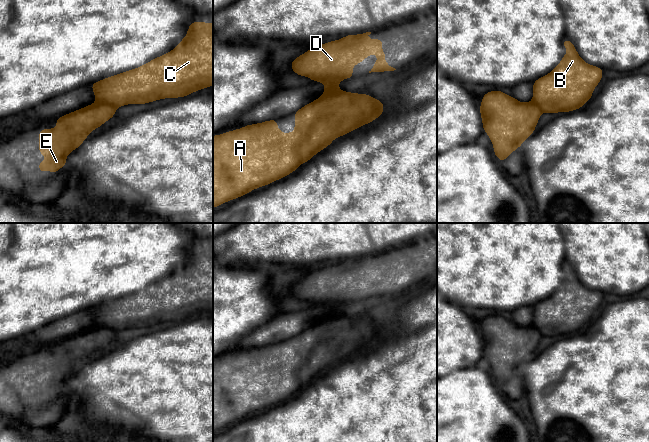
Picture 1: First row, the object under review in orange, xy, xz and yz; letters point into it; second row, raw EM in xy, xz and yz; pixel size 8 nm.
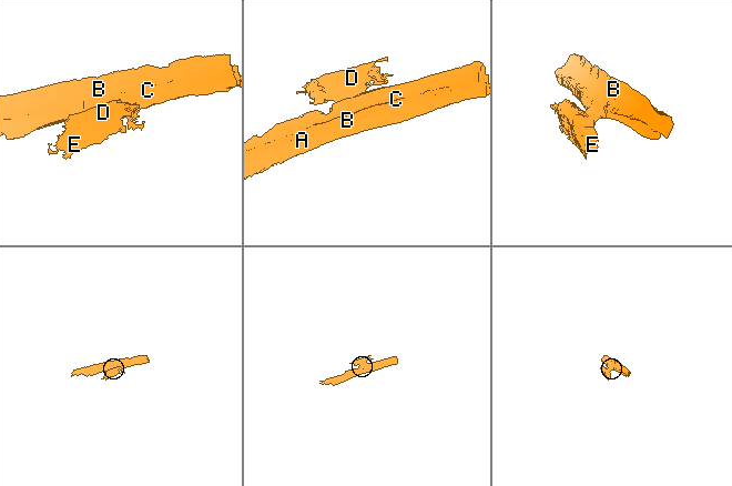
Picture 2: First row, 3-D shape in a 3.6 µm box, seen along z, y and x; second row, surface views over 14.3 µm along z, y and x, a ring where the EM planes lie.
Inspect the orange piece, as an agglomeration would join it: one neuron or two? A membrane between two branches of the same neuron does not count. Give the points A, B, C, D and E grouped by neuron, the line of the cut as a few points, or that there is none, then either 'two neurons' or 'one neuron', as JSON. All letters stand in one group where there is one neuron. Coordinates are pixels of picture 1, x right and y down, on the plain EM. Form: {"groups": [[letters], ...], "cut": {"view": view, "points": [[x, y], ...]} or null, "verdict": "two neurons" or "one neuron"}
{"groups": [["A", "B", "C"], ["D", "E"]], "cut": {"view": "xy", "points": [[96, 326], [110, 328], [115, 332]]}, "verdict": "two neurons"}

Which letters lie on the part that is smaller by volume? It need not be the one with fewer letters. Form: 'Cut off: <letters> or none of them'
Cut off: D, E

